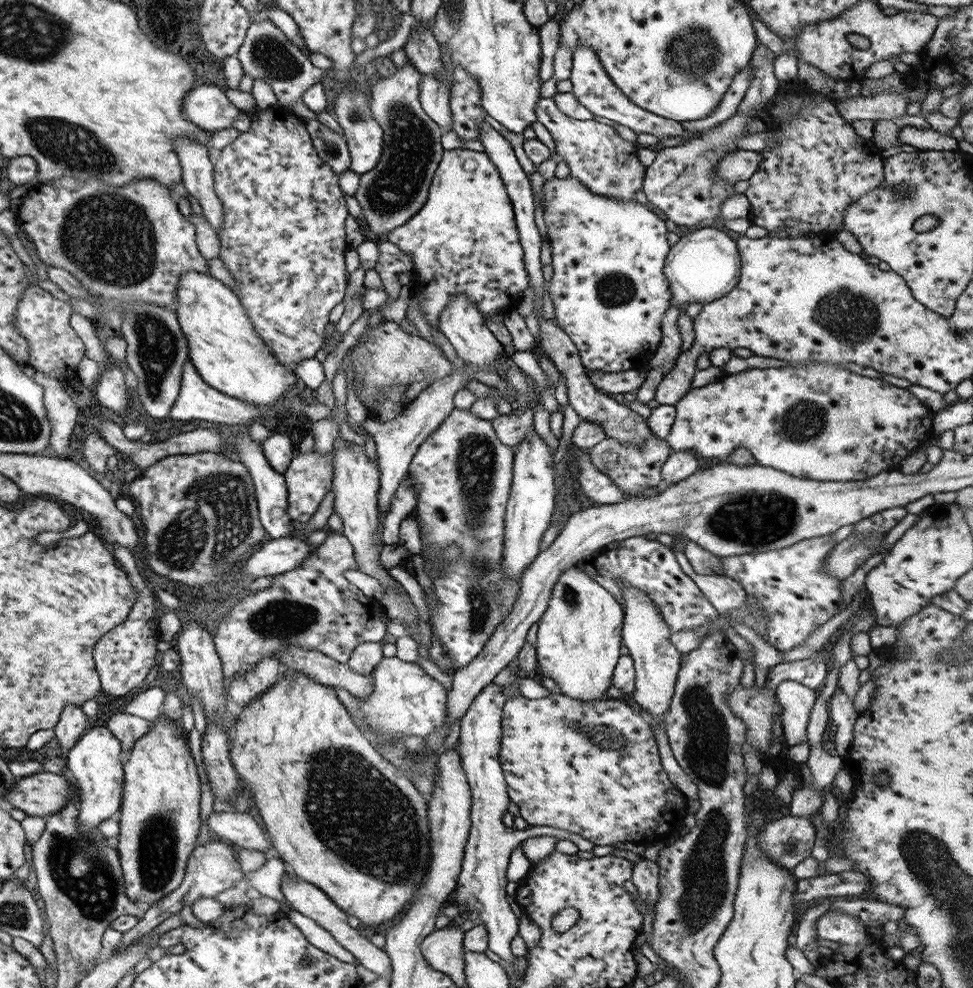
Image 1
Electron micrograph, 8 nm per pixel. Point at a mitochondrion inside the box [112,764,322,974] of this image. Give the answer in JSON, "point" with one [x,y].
{"point":[157,851]}

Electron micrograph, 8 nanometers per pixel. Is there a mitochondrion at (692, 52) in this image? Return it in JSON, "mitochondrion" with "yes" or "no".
{"mitochondrion":"yes"}

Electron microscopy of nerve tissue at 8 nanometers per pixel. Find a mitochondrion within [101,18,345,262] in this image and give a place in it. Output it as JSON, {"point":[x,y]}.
{"point":[267,52]}

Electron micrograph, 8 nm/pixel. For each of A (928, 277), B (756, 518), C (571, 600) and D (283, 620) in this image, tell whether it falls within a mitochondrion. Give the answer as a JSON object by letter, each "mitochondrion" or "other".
{"A":"other","B":"mitochondrion","C":"mitochondrion","D":"mitochondrion"}

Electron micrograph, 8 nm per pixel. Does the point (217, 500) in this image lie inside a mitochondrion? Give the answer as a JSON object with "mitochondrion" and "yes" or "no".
{"mitochondrion":"yes"}

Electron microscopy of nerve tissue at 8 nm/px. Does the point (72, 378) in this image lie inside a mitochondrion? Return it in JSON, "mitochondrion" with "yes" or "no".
{"mitochondrion":"no"}

